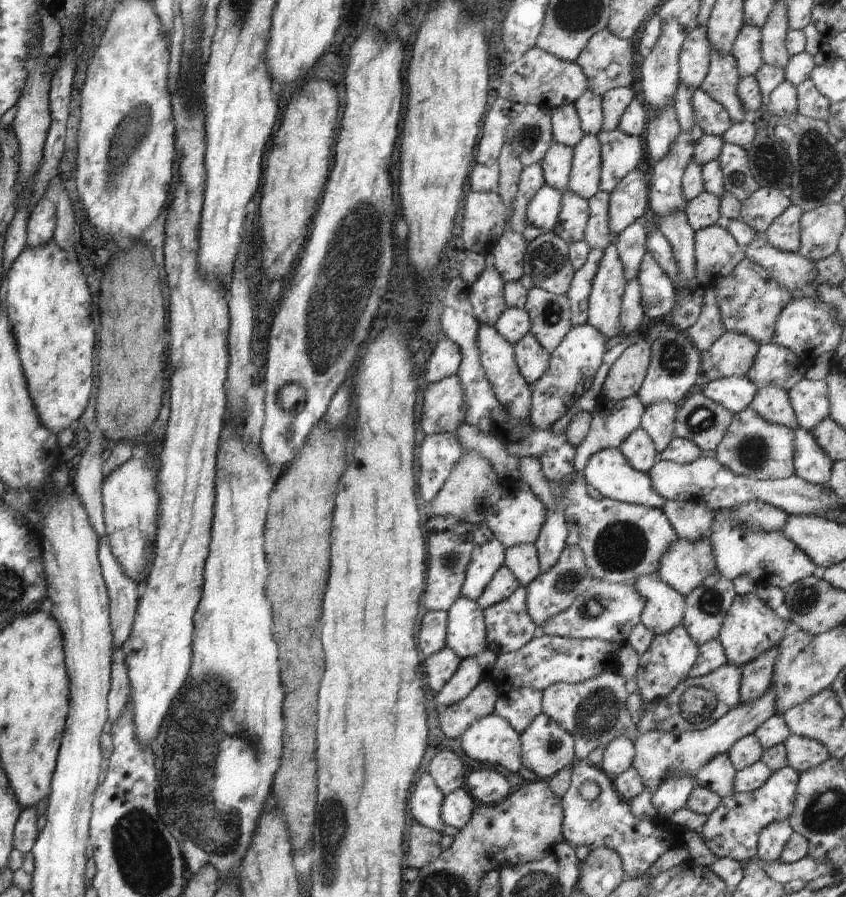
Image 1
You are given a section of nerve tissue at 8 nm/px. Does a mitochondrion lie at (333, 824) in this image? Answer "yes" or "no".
yes

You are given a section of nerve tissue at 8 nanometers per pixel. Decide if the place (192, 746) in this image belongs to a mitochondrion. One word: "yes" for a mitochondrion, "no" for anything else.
yes

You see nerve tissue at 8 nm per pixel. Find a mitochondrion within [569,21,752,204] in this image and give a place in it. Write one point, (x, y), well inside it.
(737, 177)

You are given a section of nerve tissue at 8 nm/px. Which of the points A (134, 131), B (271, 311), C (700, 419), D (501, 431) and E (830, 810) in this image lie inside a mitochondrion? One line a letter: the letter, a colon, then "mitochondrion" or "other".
A: mitochondrion
B: other
C: mitochondrion
D: other
E: mitochondrion

